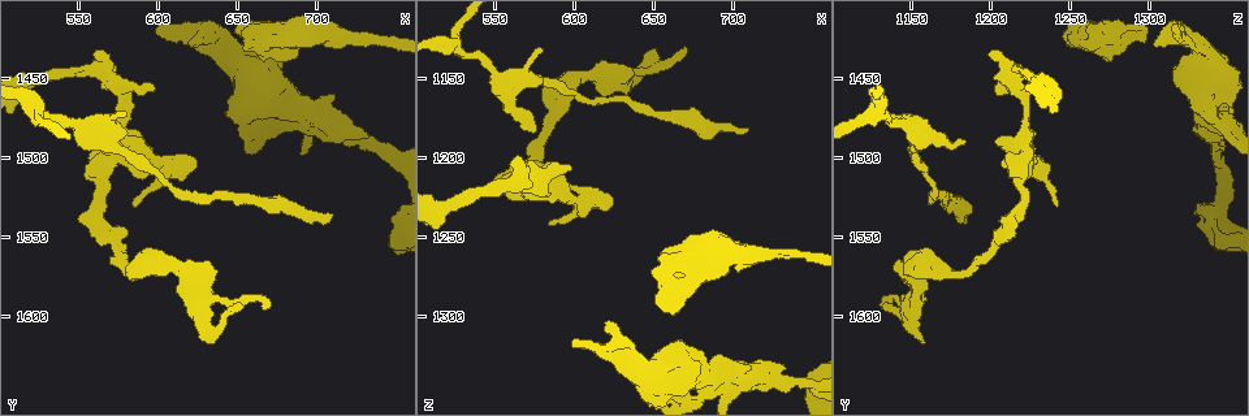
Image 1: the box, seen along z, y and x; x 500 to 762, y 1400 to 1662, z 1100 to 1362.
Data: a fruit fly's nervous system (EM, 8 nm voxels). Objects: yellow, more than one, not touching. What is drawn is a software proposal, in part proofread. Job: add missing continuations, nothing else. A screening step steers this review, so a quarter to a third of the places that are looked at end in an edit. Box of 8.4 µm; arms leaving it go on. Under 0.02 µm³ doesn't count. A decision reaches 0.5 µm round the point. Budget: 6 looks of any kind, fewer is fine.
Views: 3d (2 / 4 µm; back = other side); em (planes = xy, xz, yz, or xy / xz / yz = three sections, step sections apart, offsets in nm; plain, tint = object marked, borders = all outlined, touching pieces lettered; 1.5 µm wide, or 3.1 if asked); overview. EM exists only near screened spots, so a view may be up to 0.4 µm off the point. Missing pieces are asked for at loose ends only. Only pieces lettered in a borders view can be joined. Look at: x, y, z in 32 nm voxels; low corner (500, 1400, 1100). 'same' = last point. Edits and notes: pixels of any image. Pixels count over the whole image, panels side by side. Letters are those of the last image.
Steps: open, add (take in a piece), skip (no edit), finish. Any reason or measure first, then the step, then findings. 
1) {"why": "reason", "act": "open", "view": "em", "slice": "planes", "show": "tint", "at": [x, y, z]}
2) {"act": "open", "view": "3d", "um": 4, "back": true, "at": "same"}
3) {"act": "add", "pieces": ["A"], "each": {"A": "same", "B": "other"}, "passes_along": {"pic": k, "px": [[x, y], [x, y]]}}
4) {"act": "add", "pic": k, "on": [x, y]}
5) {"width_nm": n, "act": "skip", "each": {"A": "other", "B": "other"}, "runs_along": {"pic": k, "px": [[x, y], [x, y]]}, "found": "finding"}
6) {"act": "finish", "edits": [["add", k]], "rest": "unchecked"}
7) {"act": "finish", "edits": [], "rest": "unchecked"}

{"why": "tapers out", "act": "open", "view": "3d", "um": 2, "at": [670, 1596, 1130]}

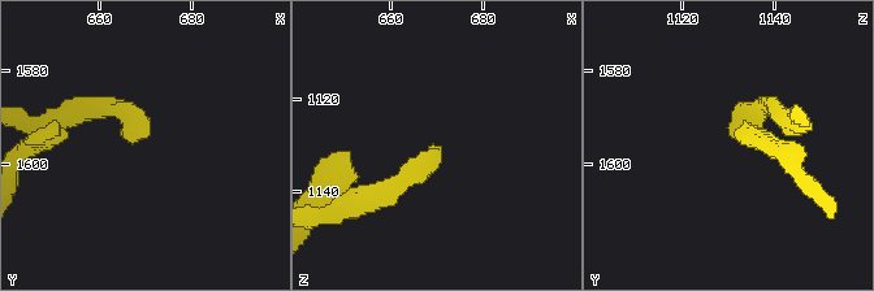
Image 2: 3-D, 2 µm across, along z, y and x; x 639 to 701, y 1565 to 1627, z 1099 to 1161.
{"why": "need the tissue", "act": "open", "view": "em", "slice": "yz", "step": 4, "show": "tint", "at": [670, 1594, 1131]}

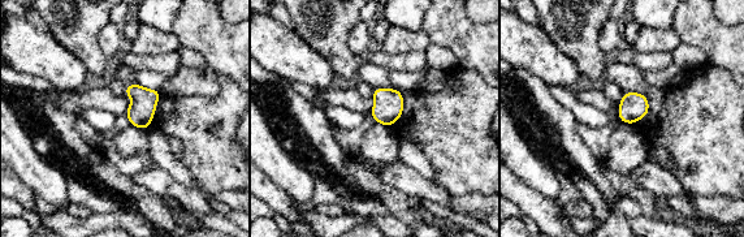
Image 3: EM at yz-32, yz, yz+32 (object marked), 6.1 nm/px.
{"why": "another direction", "act": "open", "view": "em", "slice": "planes", "show": "borders", "at": "same"}

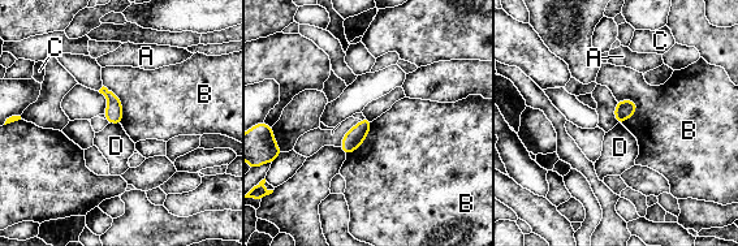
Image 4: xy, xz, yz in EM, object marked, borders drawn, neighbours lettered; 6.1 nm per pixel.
{"width_nm": 120, "act": "skip", "each": {"A": "other", "B": "other", "C": "other", "D": "other"}, "border": {"pic": 4, "px": [[109, 122], [120, 125]]}, "found": "none of them fits"}

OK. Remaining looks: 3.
{"why": "tapers out", "act": "open", "view": "em", "slice": "planes", "show": "borders", "at": [584, 1530, 1242]}

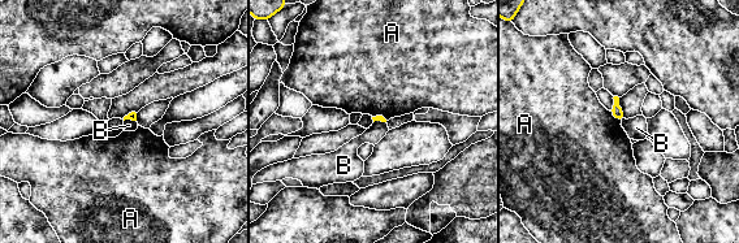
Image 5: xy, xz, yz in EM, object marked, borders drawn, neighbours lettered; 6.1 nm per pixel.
{"act": "skip", "each": {"A": "other", "B": "other"}, "border": {"pic": 5, "px": [[625, 118], [621, 124]]}, "found": "none of them fits"}

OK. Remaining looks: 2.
{"act": "finish", "edits": [], "rest": "unchecked"}

